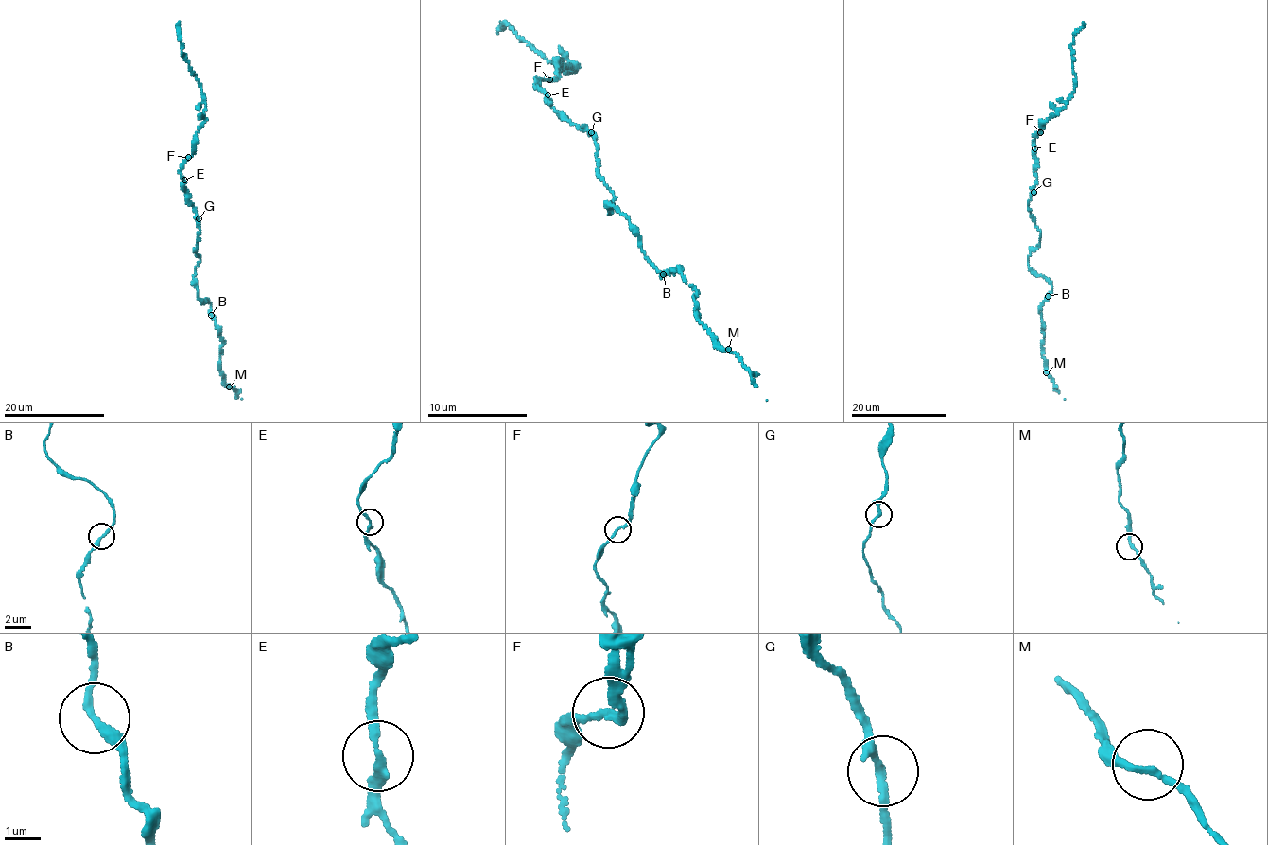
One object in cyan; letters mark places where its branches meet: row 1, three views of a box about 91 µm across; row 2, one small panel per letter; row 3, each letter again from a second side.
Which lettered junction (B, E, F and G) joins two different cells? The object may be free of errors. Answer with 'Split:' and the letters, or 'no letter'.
Split: no letter

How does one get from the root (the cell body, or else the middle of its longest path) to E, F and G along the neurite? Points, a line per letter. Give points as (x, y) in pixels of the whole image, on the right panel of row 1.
E: (1028, 207), (1036, 180), (1034, 148)
F: (1028, 207), (1036, 180), (1034, 140), (1040, 132)
G: (1028, 207), (1033, 192)

